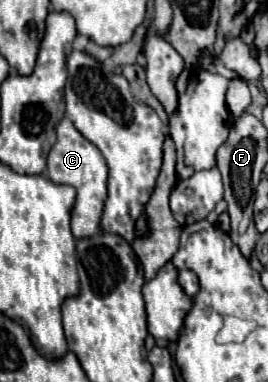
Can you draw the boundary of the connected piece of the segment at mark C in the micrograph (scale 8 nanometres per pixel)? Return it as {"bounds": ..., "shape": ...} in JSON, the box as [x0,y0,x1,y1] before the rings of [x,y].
{"bounds":[47,117,107,239],"shape":[[[67,117],[57,125],[57,143],[47,155],[47,177],[53,183],[65,183],[77,189],[75,205],[71,209],[71,231],[75,239],[97,233],[103,203],[107,199],[107,163],[101,151],[87,141]]]}

